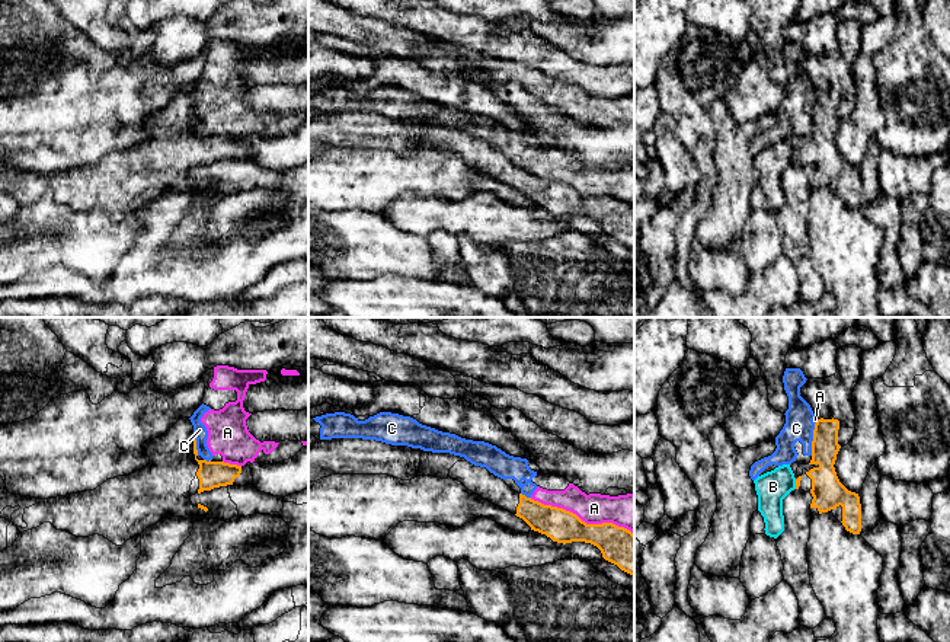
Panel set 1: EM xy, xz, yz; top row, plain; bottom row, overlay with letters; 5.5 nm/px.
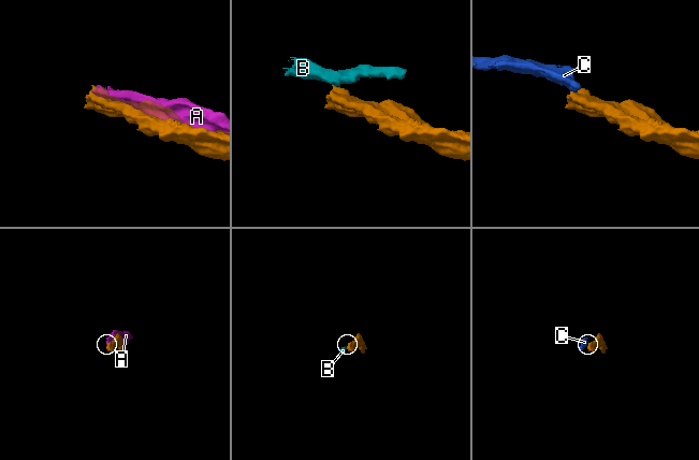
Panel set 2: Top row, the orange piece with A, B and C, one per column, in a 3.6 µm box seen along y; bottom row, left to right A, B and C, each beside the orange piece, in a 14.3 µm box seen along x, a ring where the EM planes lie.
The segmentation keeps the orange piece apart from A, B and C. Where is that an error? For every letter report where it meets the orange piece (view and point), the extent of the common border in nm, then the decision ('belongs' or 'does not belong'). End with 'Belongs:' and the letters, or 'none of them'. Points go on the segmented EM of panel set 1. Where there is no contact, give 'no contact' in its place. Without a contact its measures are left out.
A: xz (581, 520) | 600 nm | does not belong
B: yz (796, 484) | 60 nm | does not belong
C: yz (813, 440) | 180 nm | does not belong
Belongs: none of them

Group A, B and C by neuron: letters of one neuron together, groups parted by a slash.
A C / B

